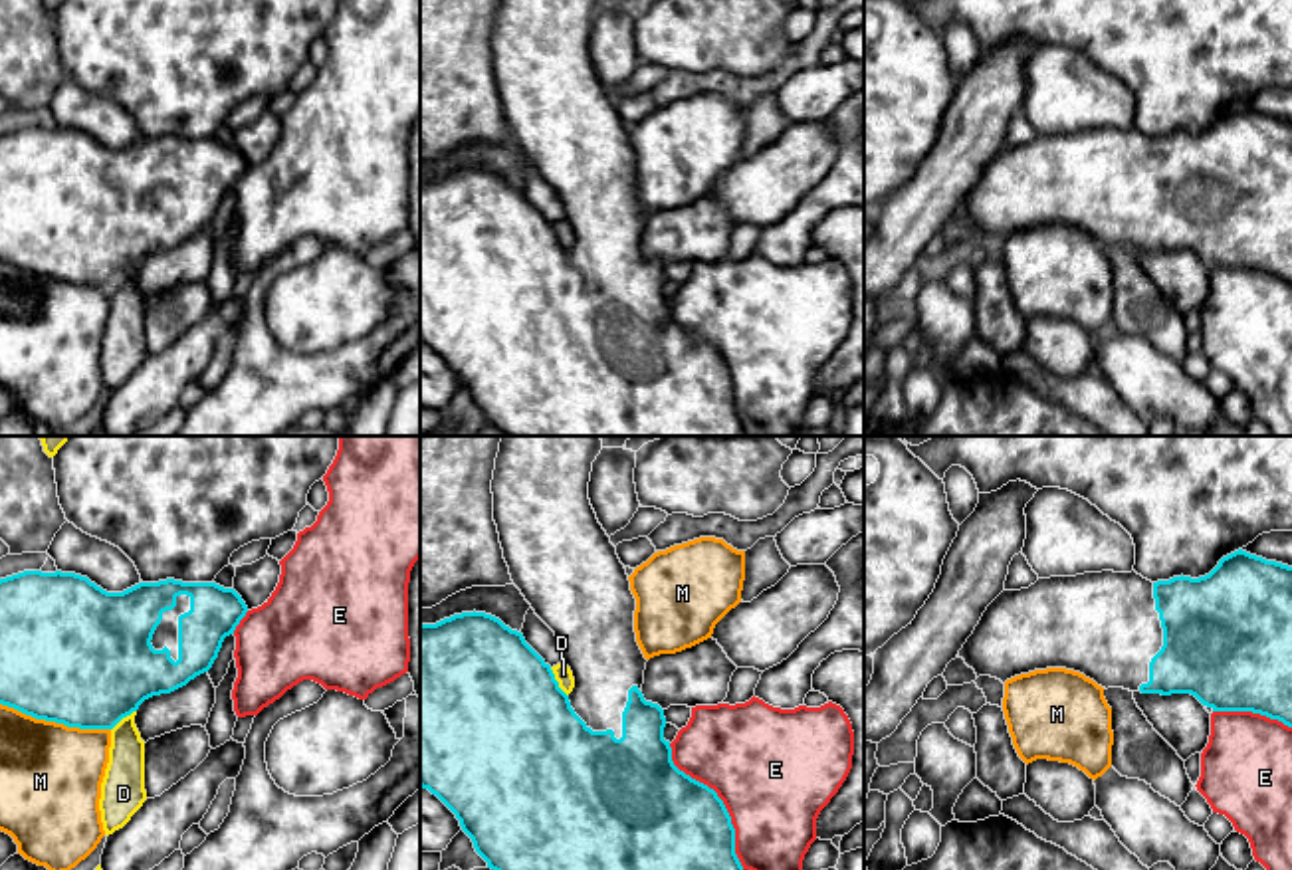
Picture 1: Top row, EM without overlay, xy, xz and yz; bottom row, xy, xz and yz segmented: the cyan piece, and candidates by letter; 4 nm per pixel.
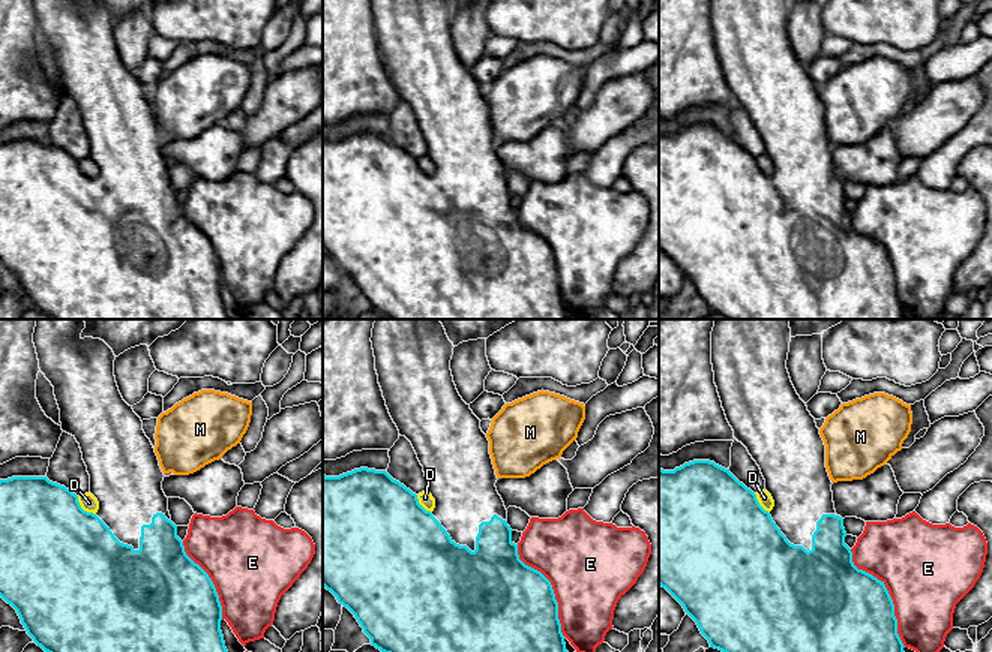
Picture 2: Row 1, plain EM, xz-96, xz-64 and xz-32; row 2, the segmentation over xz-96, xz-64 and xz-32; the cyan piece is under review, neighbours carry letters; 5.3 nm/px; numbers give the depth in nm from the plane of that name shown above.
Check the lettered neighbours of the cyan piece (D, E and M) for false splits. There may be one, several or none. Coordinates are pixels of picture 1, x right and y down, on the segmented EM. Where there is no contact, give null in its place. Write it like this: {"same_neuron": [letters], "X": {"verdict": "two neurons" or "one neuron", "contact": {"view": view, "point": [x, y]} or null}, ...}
{"same_neuron": [], "D": {"verdict": "two neurons", "contact": {"view": "xz", "point": [557, 682]}}, "E": {"verdict": "two neurons", "contact": {"view": "xz", "point": [722, 801]}}, "M": {"verdict": "two neurons", "contact": {"view": "xy", "point": [56, 722]}}}

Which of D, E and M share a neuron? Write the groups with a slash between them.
D / E / M

